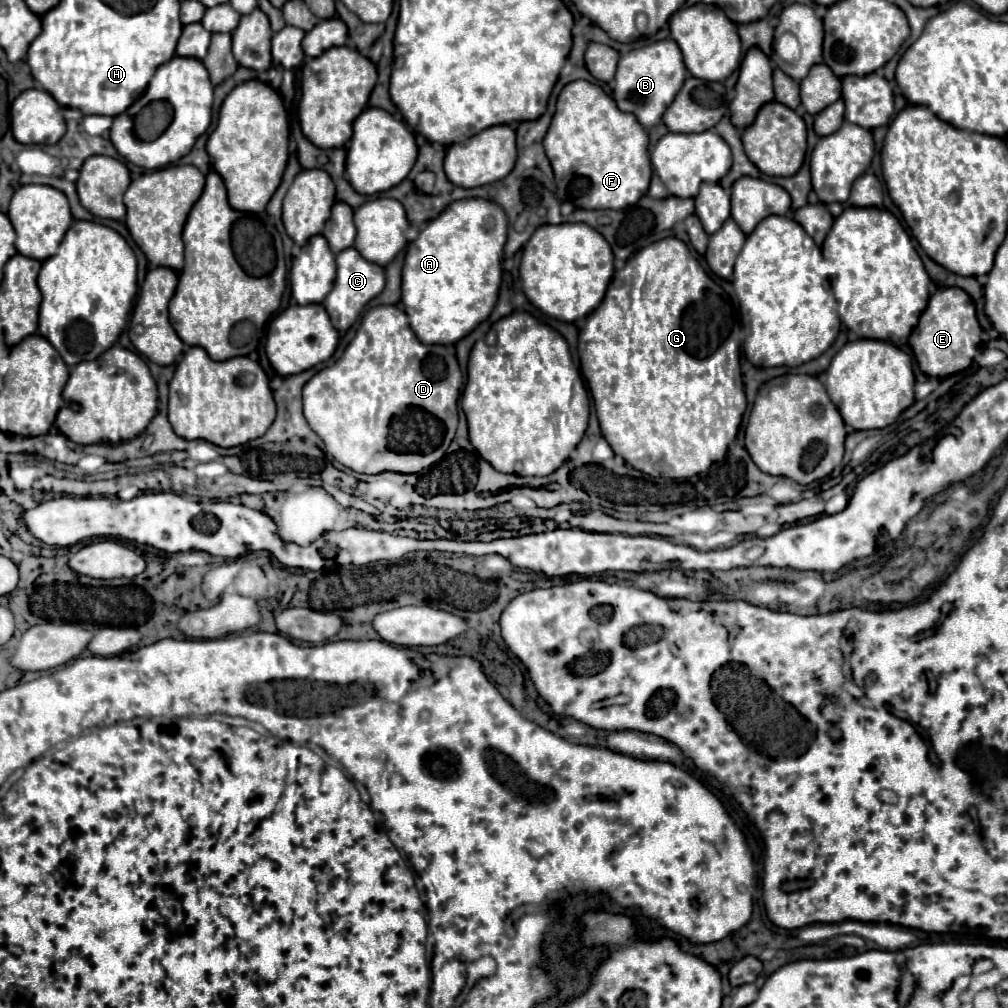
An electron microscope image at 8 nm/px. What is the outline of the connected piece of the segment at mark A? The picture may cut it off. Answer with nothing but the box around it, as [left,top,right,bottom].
[402,197,508,343]

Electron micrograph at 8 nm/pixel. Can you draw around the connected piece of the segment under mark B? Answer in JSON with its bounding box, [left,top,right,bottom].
[614,39,686,127]

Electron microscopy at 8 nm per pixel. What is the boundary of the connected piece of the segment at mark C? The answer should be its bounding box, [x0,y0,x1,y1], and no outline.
[322,247,384,331]

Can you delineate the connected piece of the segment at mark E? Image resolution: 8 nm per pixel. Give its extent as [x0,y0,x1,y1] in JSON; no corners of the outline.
[910,287,982,377]

